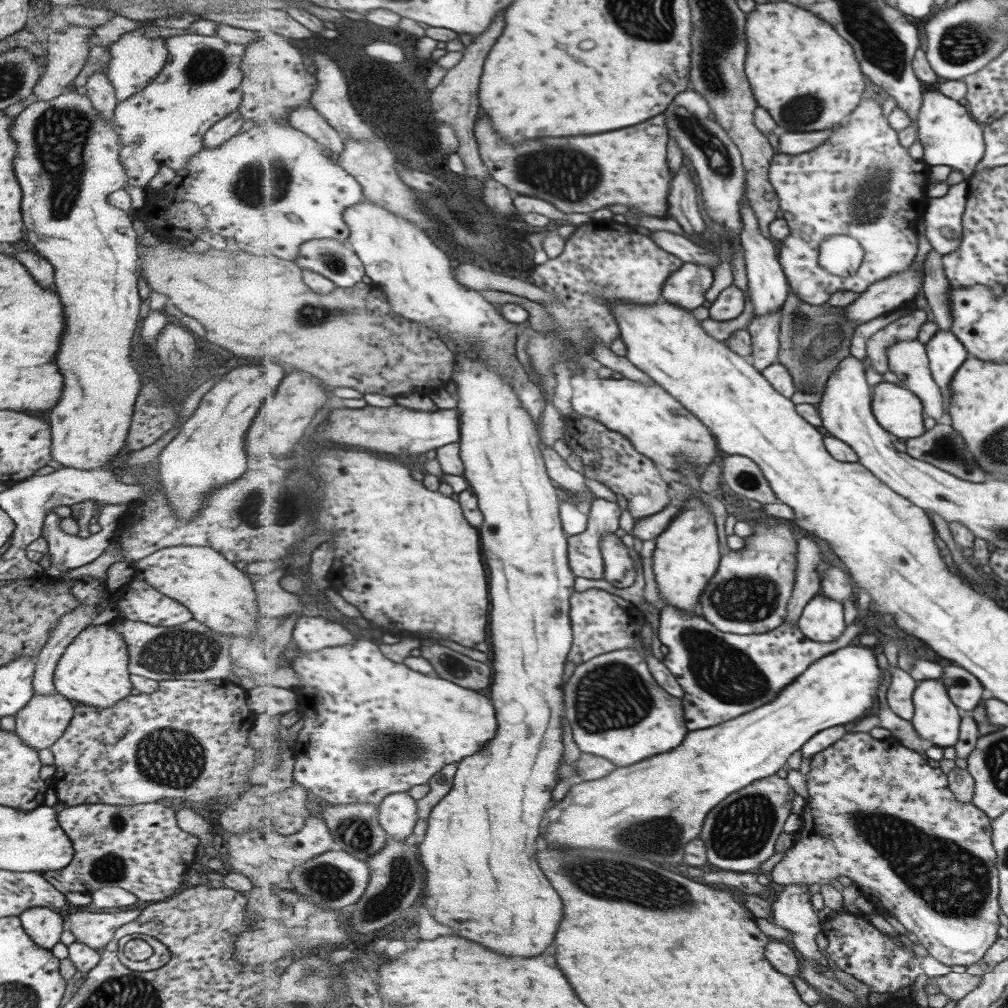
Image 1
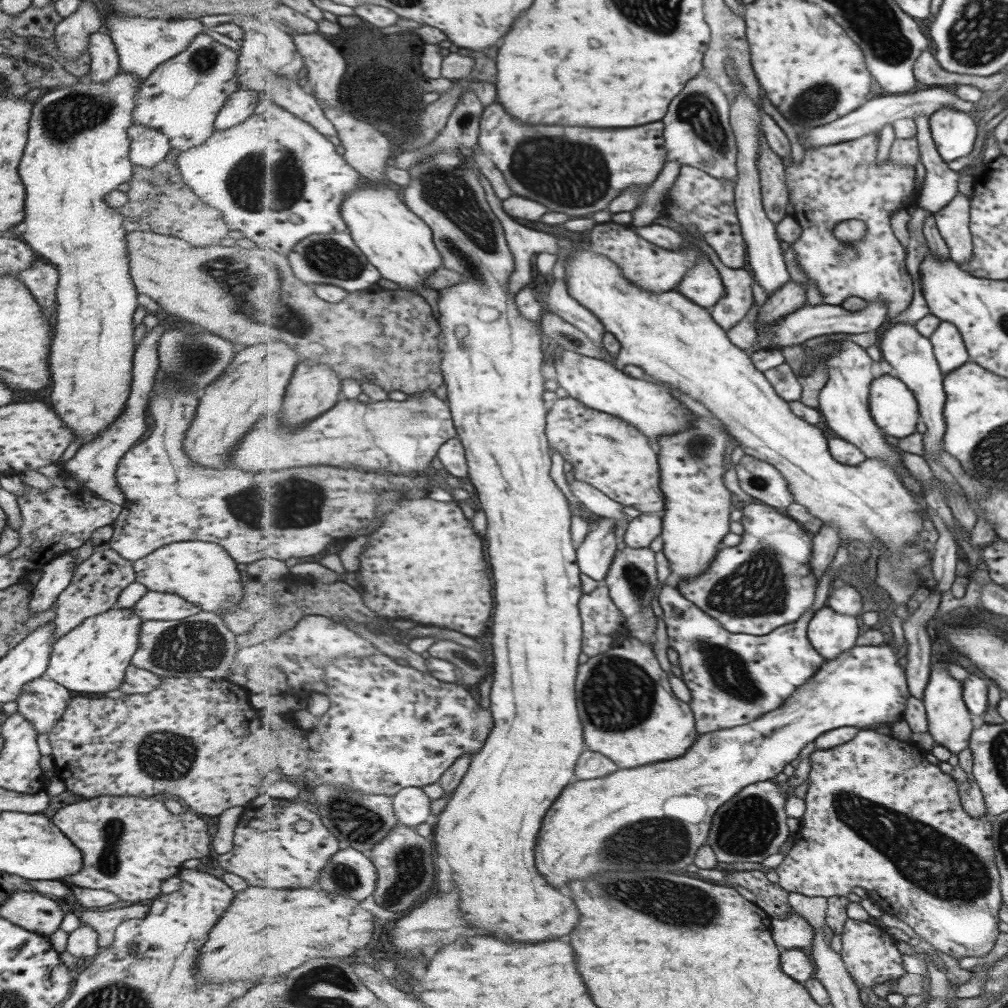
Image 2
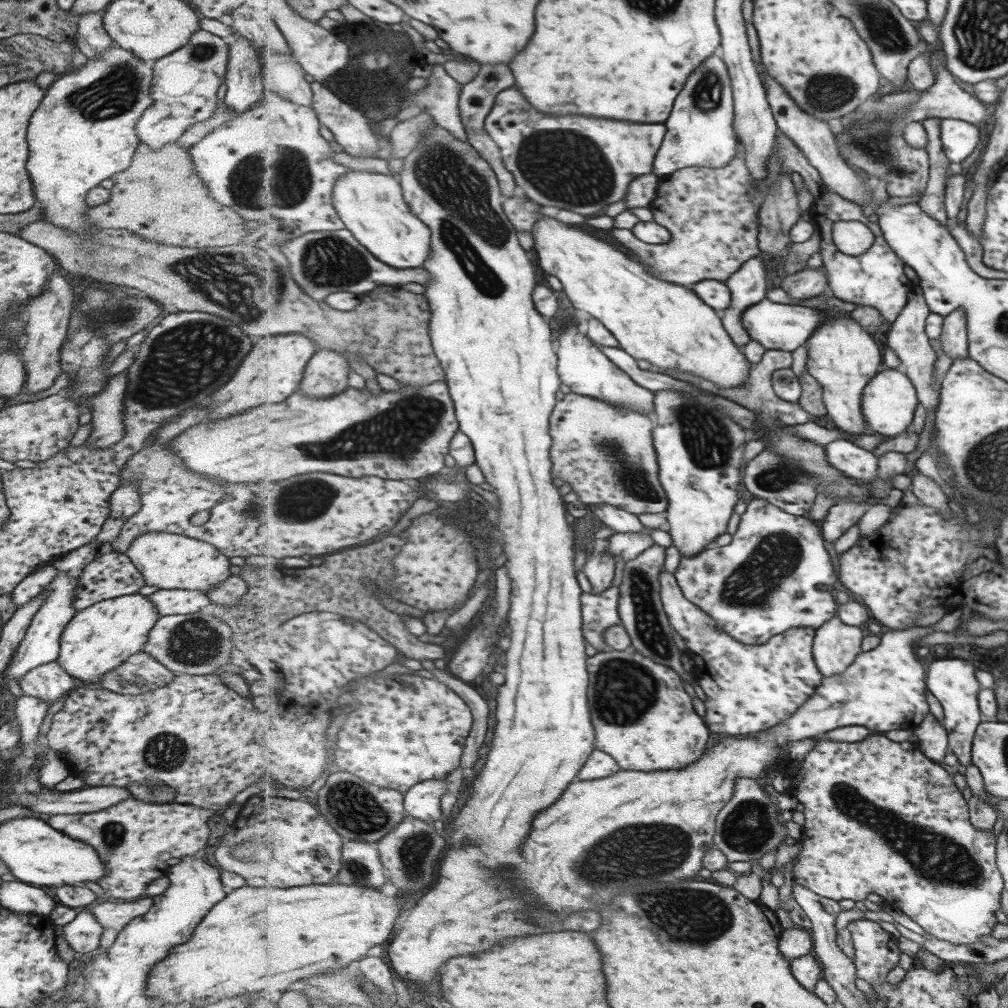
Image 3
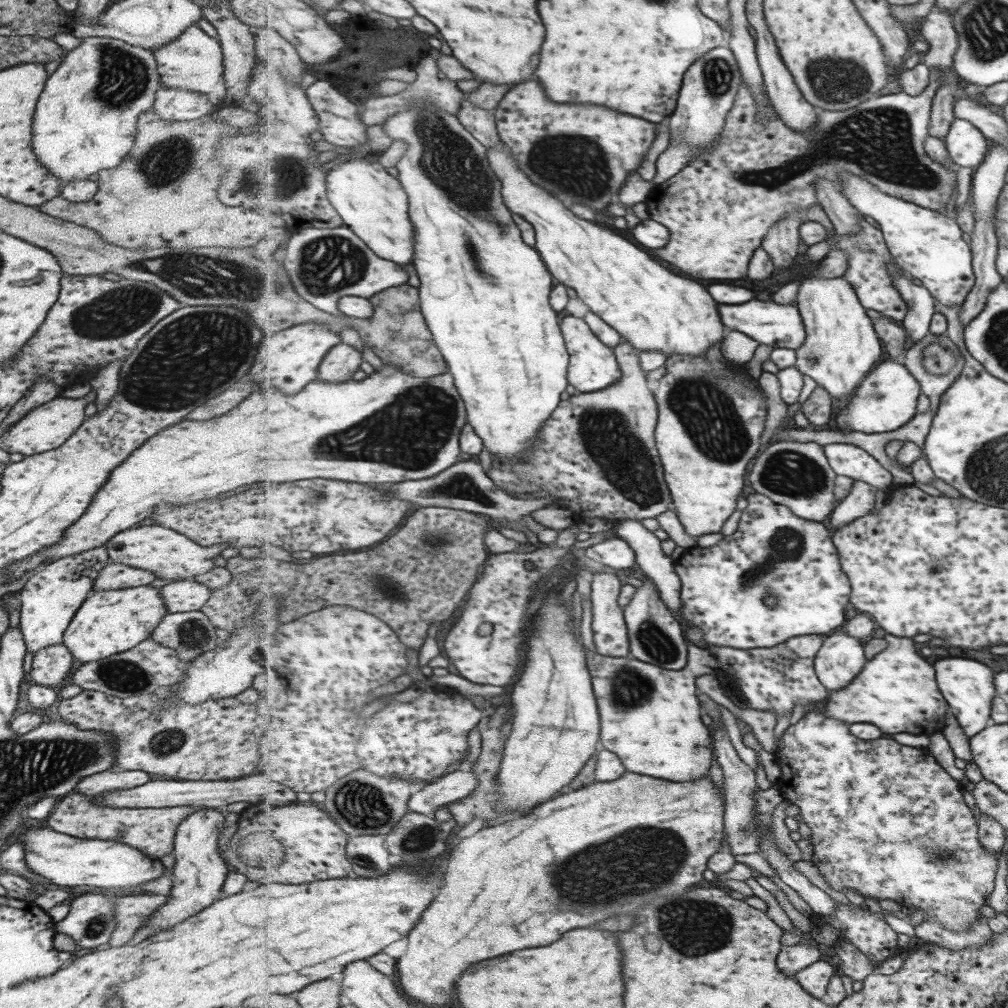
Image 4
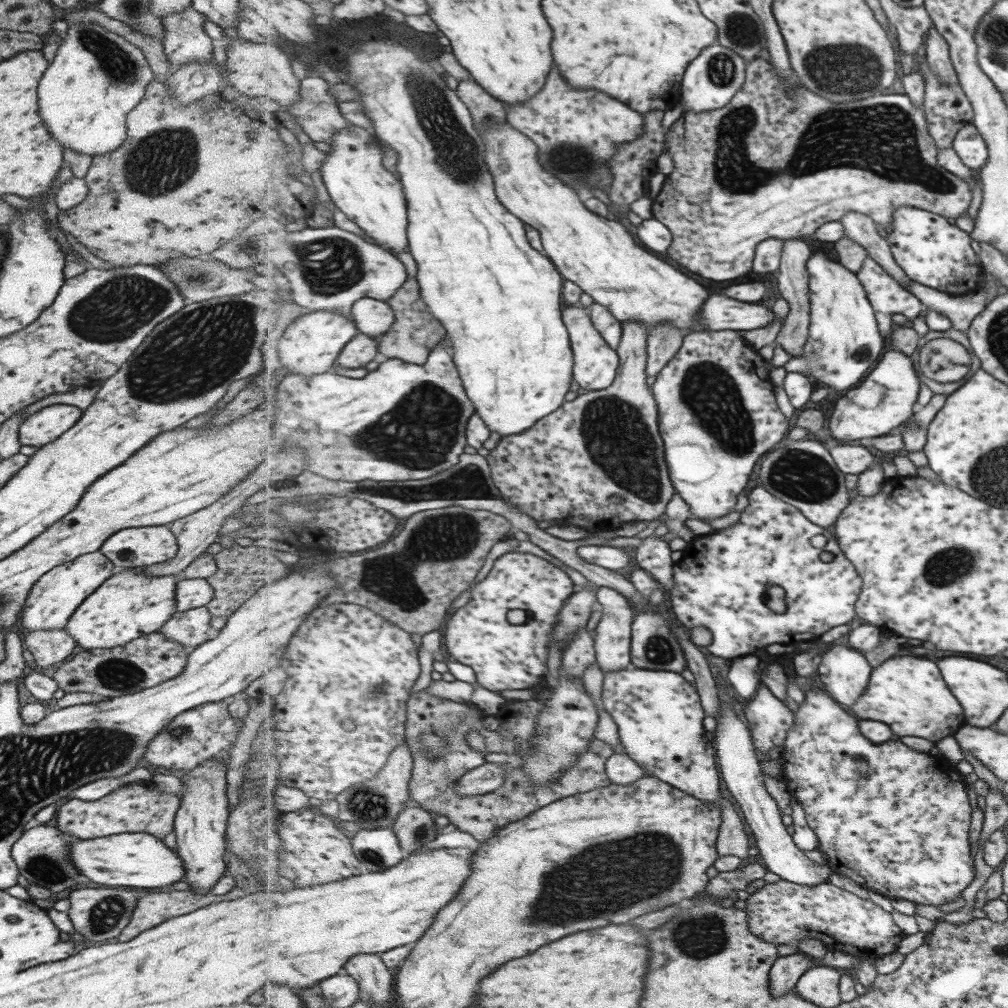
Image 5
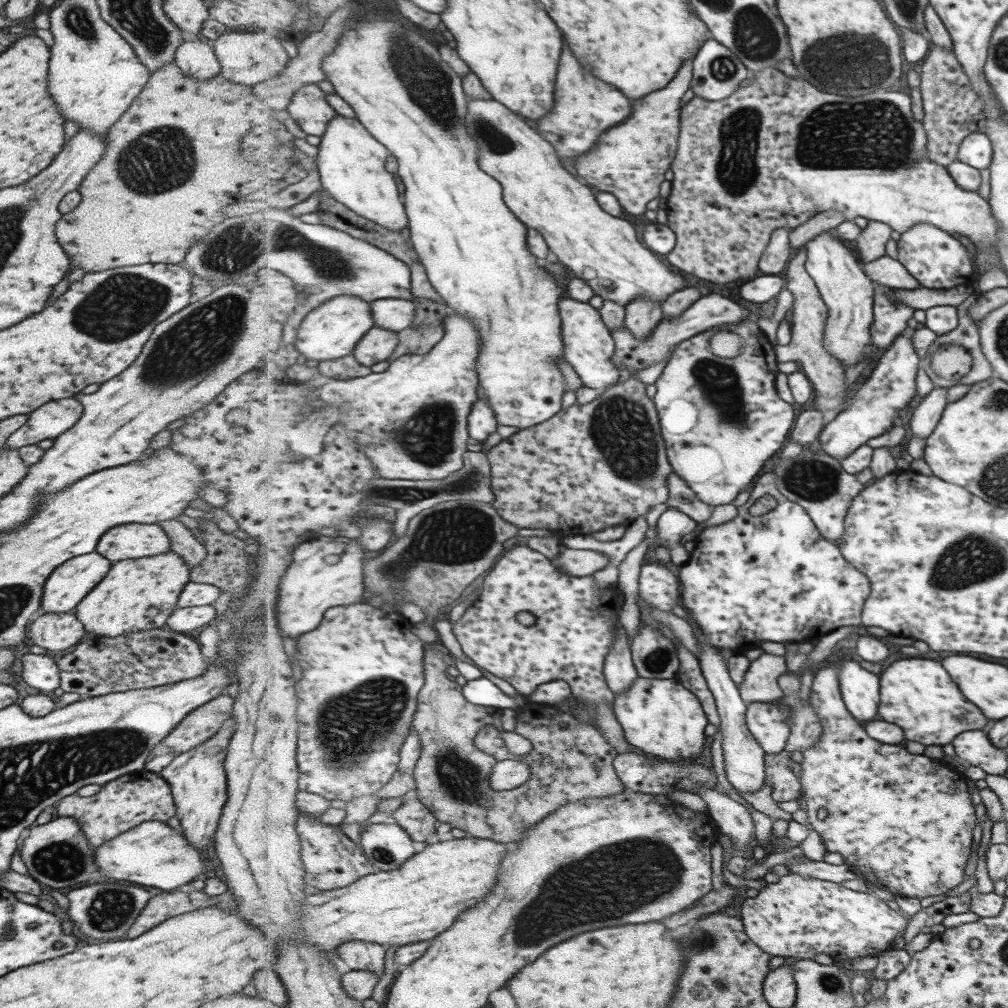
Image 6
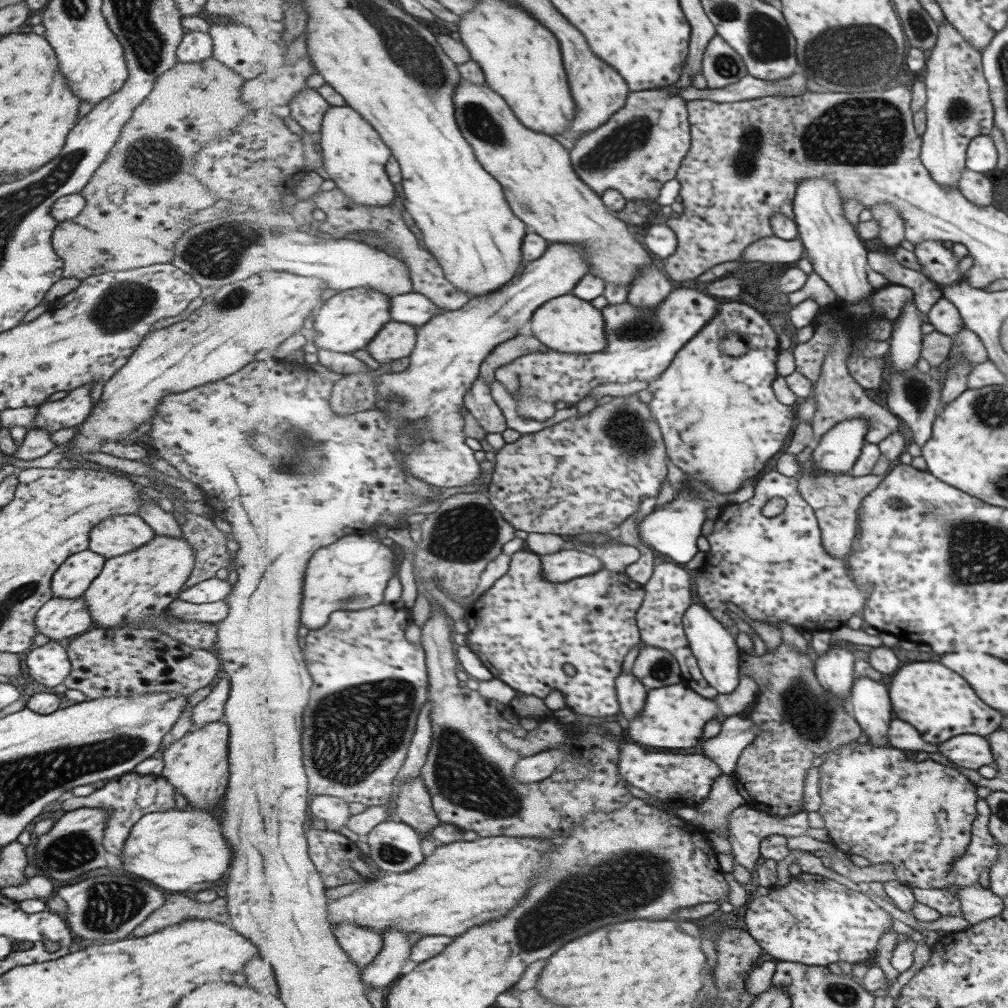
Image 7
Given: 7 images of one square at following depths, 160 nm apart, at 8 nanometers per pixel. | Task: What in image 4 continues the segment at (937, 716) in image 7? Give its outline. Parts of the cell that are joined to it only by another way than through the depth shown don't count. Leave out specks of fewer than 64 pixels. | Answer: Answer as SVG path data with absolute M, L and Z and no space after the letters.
M887 633L883 634L883 639L889 643L887 650L877 654L871 662L867 661L867 668L855 678L855 682L847 688L830 693L824 709L827 716L835 716L837 720L849 724L871 722L887 734L909 732L929 737L936 731L941 732L950 710L946 700L941 698L938 684L935 684L931 664L927 664L927 660L917 652L913 640Z

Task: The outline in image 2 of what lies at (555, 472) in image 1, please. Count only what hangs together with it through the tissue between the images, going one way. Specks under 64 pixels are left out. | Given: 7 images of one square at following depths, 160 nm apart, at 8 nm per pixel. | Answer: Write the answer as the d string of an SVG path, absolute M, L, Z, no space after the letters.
M574 477L572 484L569 486L572 494L579 502L584 504L588 511L598 515L599 518L615 519L619 523L626 520L630 521L625 514L625 510L623 510L624 504L613 500L588 482L576 480Z

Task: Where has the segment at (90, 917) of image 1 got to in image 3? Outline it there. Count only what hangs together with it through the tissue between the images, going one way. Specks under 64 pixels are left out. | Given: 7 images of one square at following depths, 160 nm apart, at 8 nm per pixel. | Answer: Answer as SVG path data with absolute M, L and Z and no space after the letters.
M149 896L133 900L109 900L90 907L92 915L101 925L103 932L99 939L99 950L109 948L117 933L136 916L141 916L149 910L152 899Z

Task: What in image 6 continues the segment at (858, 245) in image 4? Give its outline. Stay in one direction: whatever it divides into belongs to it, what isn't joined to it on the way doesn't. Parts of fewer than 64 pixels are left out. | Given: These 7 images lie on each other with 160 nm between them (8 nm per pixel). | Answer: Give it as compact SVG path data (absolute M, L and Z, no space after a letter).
M876 284L874 303L873 339L877 347L891 347L907 328L915 309L899 301L897 288Z

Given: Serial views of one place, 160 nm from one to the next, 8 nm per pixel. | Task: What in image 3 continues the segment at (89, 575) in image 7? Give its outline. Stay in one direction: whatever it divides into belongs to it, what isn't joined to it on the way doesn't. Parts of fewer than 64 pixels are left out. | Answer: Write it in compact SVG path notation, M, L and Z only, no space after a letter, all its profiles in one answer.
M93 541L93 543L83 544L79 548L66 552L52 560L51 565L57 570L56 576L42 588L42 591L46 592L44 601L31 617L31 622L25 631L24 637L19 641L11 662L4 670L4 676L2 676L4 682L13 680L13 678L19 680L25 672L29 672L32 668L56 660L59 652L61 631L69 620L73 618L73 615L76 614L72 600L83 567L99 558L102 554L107 554L111 551L112 545L109 542L97 543Z

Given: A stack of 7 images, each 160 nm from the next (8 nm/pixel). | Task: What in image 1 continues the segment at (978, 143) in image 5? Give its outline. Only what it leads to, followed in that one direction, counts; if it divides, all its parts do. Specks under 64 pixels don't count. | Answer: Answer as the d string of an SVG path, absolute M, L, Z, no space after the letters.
M937 91L924 93L918 132L924 148L923 160L930 166L949 166L951 170L960 171L964 180L967 180L984 153L982 129L978 122L971 119L963 101L947 98Z

